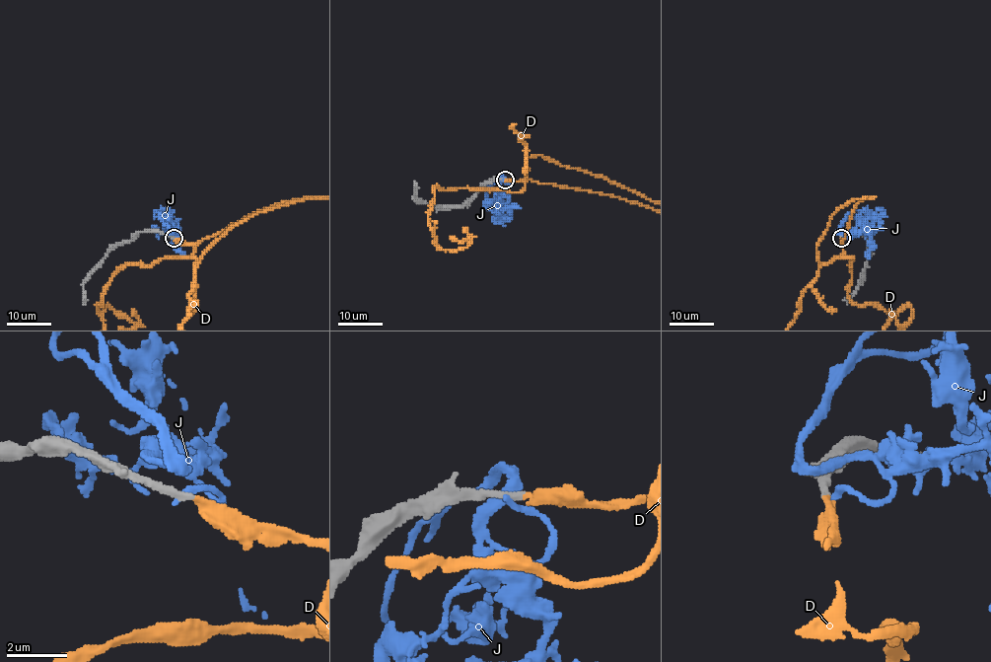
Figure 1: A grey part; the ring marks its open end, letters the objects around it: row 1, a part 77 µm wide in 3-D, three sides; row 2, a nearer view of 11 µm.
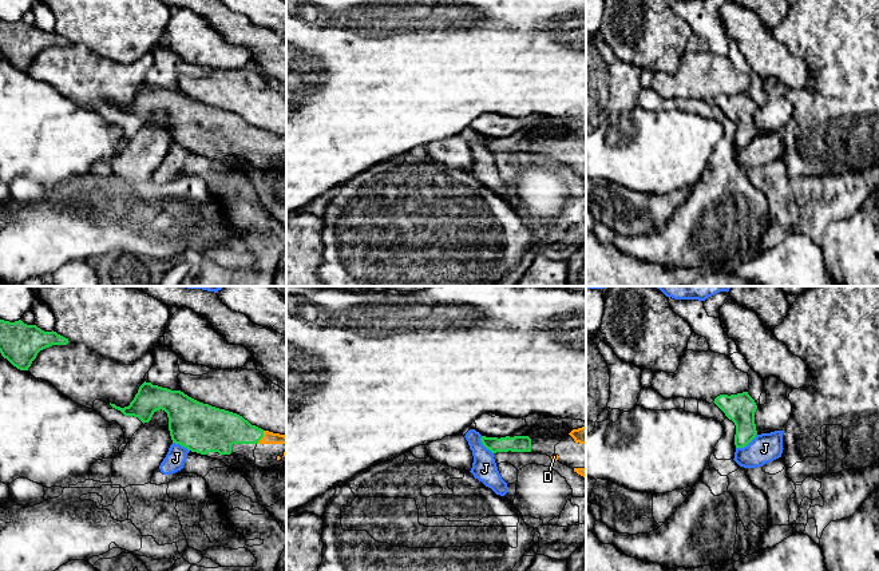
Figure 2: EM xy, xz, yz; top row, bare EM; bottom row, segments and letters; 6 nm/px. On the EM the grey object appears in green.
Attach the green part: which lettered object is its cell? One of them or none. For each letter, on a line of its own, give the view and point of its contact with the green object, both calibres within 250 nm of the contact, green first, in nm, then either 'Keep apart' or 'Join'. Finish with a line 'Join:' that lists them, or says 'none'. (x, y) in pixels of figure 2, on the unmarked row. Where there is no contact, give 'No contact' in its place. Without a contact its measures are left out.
D: Touches green at xy (261, 138). Thickness 220 nm (green) against 80 nm. Join
J: Touches green at yz (747, 145). Thickness 180 nm (green) against 180 nm. Keep apart
Join: D

